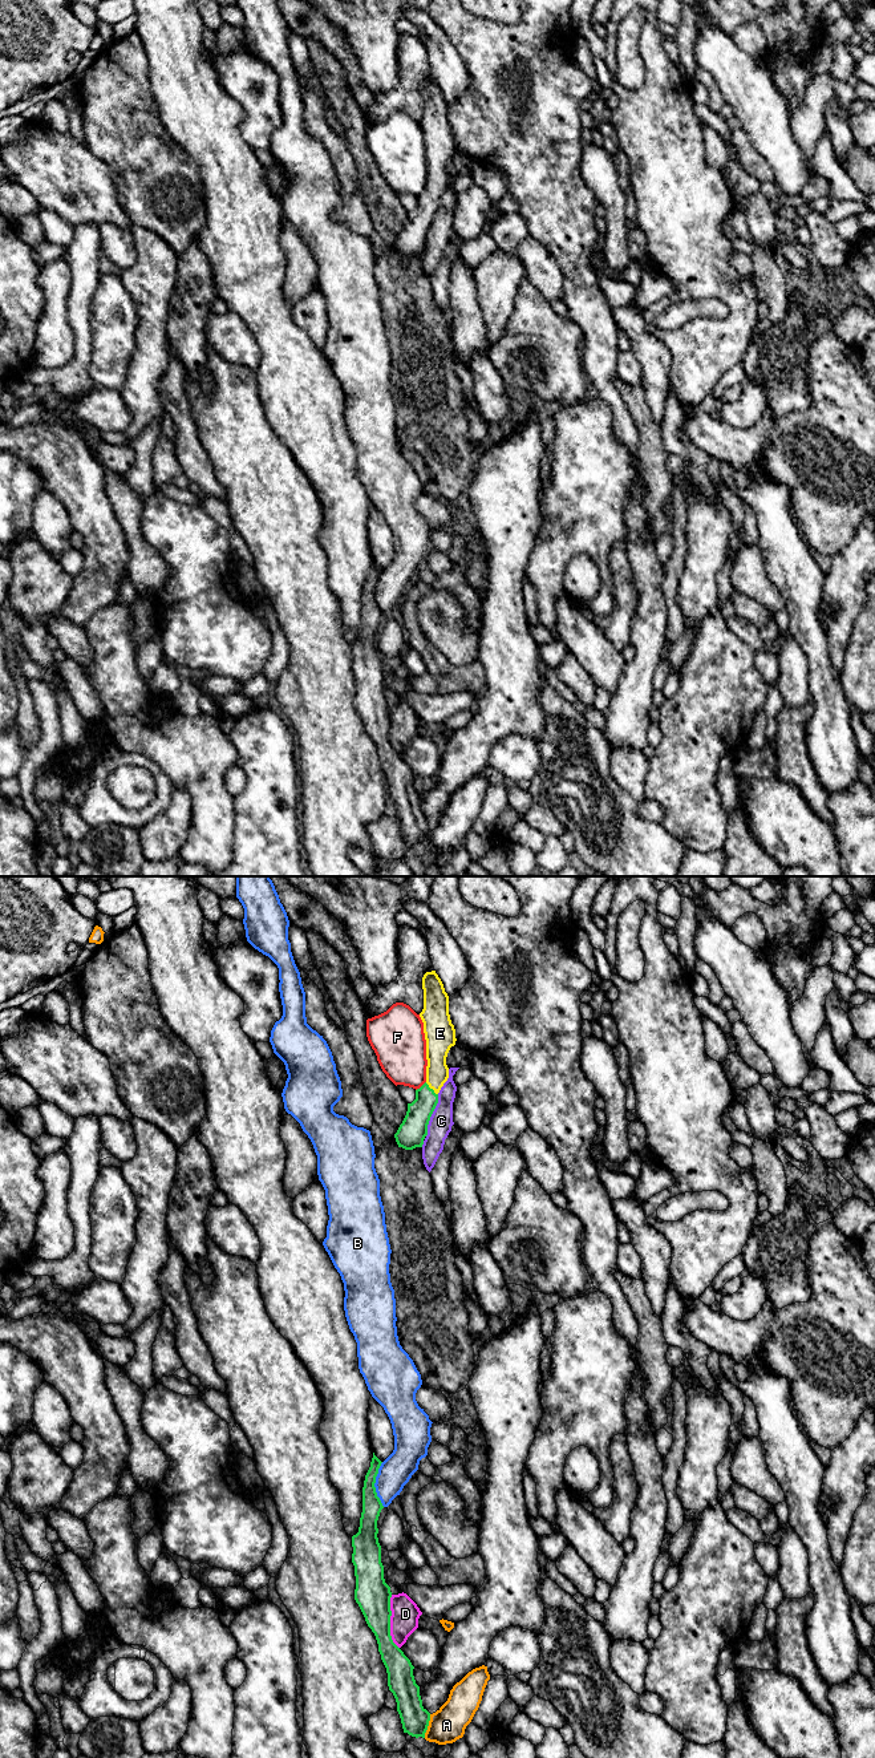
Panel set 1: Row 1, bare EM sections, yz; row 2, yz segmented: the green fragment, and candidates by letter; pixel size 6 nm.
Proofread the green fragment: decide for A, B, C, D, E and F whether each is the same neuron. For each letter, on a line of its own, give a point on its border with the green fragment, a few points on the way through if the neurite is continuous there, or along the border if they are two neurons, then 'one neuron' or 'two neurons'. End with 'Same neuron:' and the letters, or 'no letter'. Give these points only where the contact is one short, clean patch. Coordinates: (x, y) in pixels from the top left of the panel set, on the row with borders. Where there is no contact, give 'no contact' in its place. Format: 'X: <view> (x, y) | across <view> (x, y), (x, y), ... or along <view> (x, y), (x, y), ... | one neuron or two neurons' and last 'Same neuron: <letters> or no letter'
A: yz (428, 1725) | along yz (430, 1714), (424, 1737) | two neurons
B: yz (373, 1485) | two neurons
C: yz (430, 1116) | two neurons
D: yz (389, 1621) | two neurons
E: yz (432, 1089) | across yz (414, 1126), (418, 1112), (432, 1089), (437, 1072) | one neuron
F: yz (421, 1086) | two neurons
Same neuron: E

